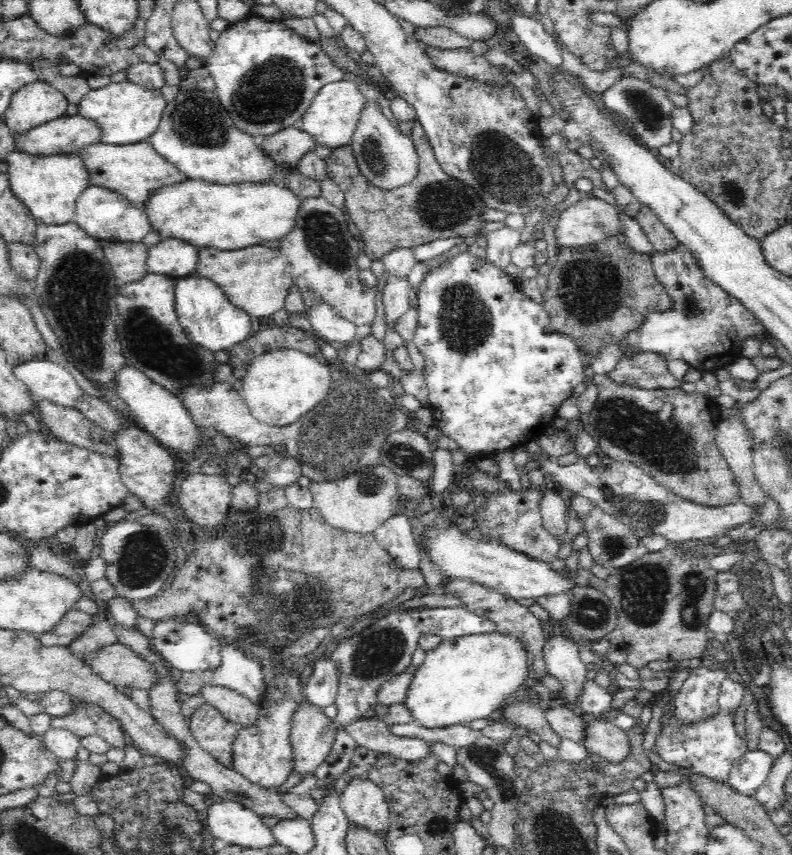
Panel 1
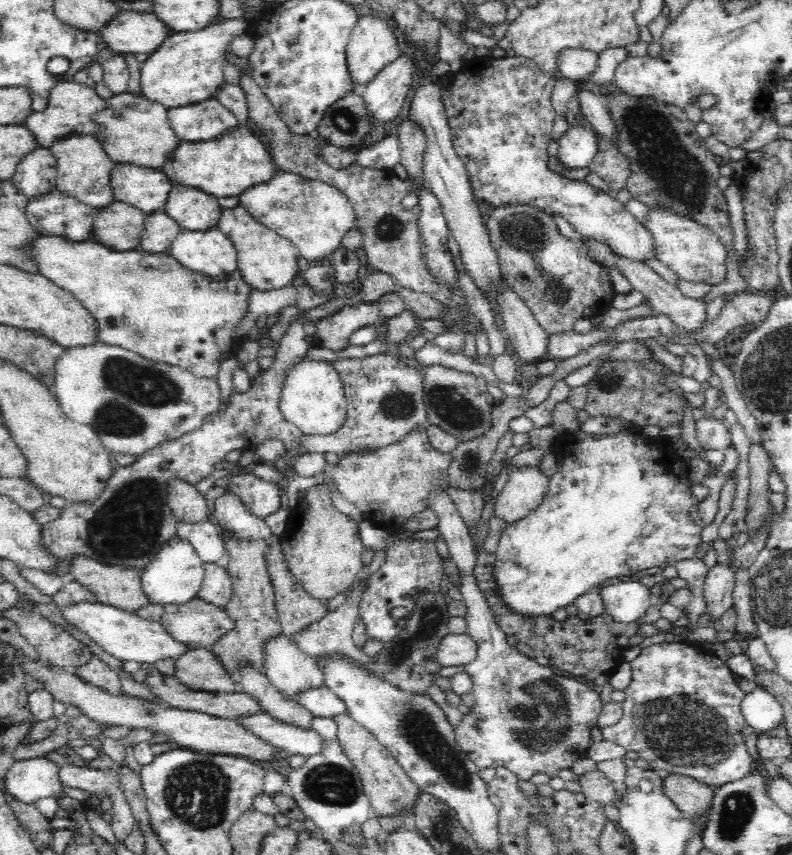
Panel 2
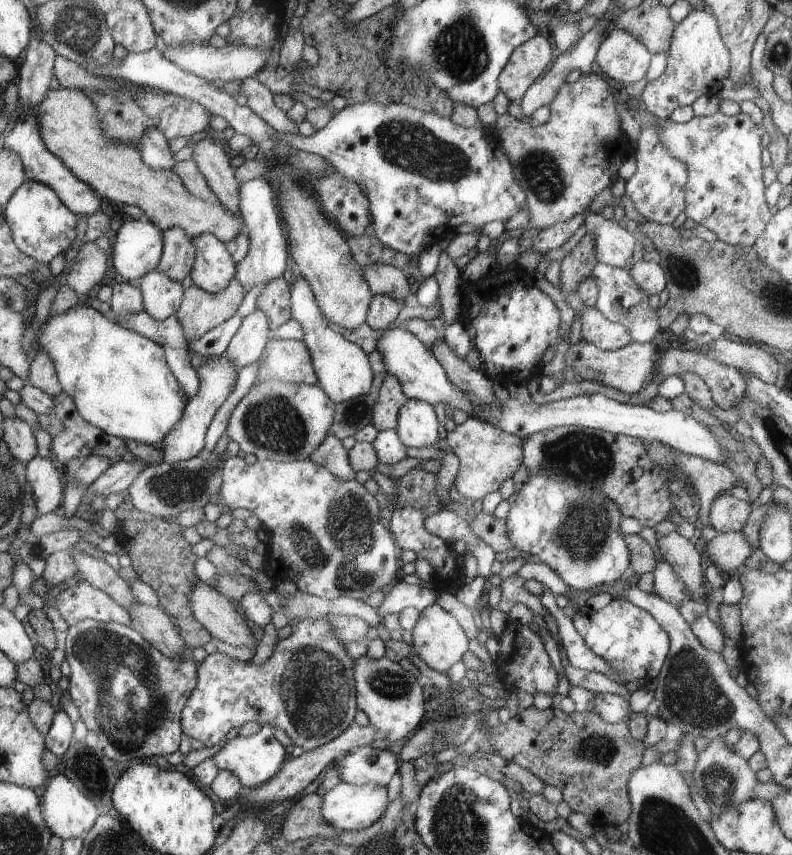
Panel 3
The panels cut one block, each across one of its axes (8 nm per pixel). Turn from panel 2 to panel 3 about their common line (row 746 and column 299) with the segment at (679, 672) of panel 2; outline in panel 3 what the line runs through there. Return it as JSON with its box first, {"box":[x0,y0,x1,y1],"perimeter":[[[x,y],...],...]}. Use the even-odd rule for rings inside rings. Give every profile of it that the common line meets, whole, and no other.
{"box":[182,614,356,751],"perimeter":[[[326,614],[320,616],[320,618],[315,620],[310,620],[310,618],[304,618],[302,622],[296,622],[292,625],[292,634],[286,640],[278,640],[274,652],[271,656],[262,662],[260,665],[254,665],[251,661],[242,661],[238,659],[231,658],[227,654],[210,654],[206,657],[202,664],[198,663],[200,672],[198,673],[198,686],[195,690],[193,696],[186,704],[186,708],[182,710],[182,731],[185,732],[185,736],[189,738],[200,740],[205,747],[211,747],[218,745],[220,741],[225,738],[225,736],[234,727],[242,727],[248,722],[258,722],[260,726],[264,724],[270,724],[274,730],[282,730],[288,735],[288,738],[292,740],[292,747],[300,746],[304,751],[318,749],[320,746],[326,745],[328,742],[334,741],[348,726],[352,725],[354,722],[354,714],[356,714],[356,680],[354,680],[354,660],[346,653],[345,641],[334,632],[336,628],[332,626],[332,618],[326,618]]]}

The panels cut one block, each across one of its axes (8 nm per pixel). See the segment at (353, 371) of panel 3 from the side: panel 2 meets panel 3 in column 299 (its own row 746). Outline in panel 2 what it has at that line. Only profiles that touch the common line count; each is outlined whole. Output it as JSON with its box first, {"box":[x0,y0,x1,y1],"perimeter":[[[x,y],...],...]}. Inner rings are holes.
{"box":[236,713,322,757],"perimeter":[[[265,713],[244,715],[239,720],[236,720],[236,722],[239,722],[239,725],[241,725],[247,733],[254,734],[254,737],[269,743],[272,747],[277,747],[286,751],[288,755],[314,757],[314,754],[318,754],[318,752],[322,750],[322,738],[319,738],[319,735],[313,729],[304,731],[298,727],[286,725]]]}

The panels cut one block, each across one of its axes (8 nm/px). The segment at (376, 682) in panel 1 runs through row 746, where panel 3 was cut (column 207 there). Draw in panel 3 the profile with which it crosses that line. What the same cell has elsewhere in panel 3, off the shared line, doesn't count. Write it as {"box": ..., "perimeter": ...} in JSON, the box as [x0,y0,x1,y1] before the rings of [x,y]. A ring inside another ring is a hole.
{"box":[187,316,242,358],"perimeter":[[[232,316],[226,322],[206,332],[200,340],[187,340],[188,348],[199,358],[219,356],[225,353],[230,342],[237,335],[237,331],[241,329],[242,320],[242,316]]]}

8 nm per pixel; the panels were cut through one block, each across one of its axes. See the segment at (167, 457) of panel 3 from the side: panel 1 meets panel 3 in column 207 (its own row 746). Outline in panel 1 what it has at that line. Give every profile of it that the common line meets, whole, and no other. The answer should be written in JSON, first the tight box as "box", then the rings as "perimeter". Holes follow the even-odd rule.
{"box":[344,716,432,763],"perimeter":[[[373,716],[359,719],[344,726],[344,731],[356,742],[357,747],[377,753],[400,758],[410,763],[427,760],[432,757],[431,742],[420,738],[404,738],[392,735],[392,727]]]}

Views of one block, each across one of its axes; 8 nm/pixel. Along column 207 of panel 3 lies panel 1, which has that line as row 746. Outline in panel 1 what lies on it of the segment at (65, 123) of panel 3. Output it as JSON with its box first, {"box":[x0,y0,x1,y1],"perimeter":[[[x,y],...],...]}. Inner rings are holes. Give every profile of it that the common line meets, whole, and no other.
{"box":[190,703,238,766],"perimeter":[[[205,703],[192,714],[190,728],[198,745],[206,750],[210,757],[221,766],[232,766],[238,727],[227,722],[214,706]]]}

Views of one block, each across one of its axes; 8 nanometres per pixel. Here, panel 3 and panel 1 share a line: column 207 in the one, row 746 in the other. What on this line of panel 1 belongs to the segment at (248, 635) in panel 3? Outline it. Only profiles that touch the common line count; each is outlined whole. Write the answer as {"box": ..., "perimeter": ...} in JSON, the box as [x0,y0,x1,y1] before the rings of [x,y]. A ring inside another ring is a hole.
{"box":[579,712,630,762],"perimeter":[[[581,712],[579,715],[582,721],[586,721],[586,735],[582,745],[589,753],[596,754],[607,762],[619,762],[627,758],[630,751],[627,734],[619,730],[612,719],[606,720]]]}

